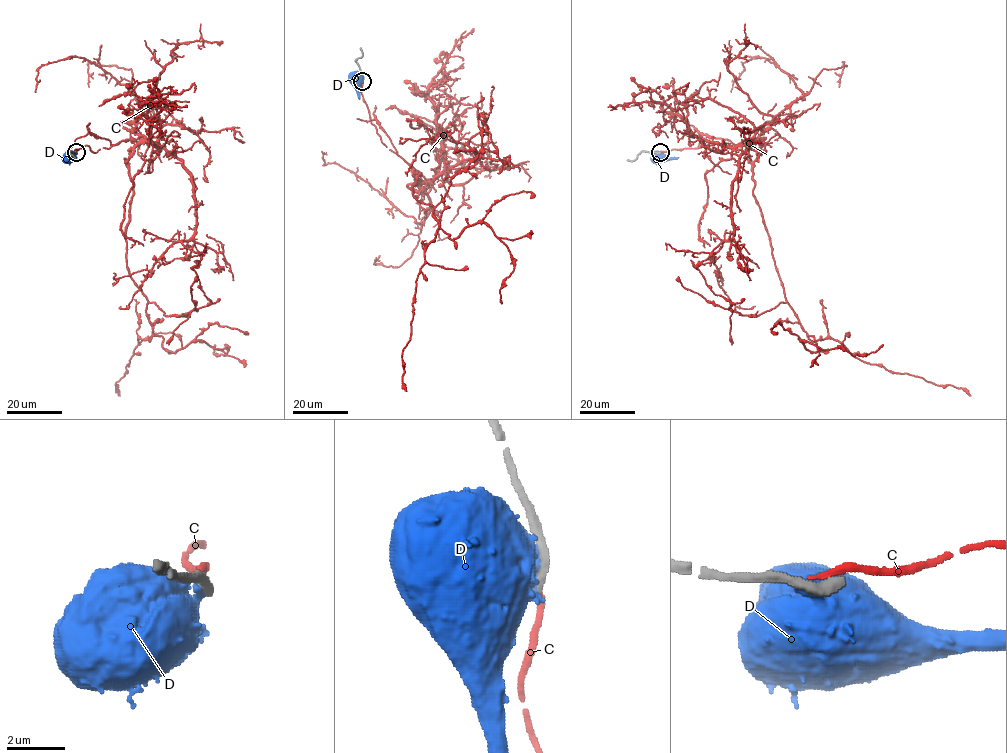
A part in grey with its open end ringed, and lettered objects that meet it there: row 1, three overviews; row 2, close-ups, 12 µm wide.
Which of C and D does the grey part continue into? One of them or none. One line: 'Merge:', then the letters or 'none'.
Merge: none

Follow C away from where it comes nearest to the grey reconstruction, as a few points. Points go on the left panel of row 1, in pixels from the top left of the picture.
C: (76, 152), (144, 138), (127, 161), (125, 232), (152, 336), (138, 338), (120, 396)

